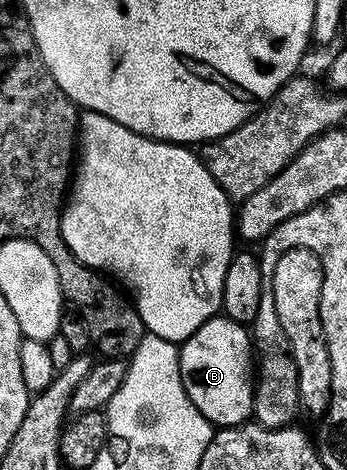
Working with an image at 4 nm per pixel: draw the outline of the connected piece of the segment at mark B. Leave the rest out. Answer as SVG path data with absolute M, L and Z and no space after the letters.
M222 314L215 316L182 341L178 353L185 394L210 424L216 429L235 428L252 419L257 368L253 363L253 336L244 325Z

